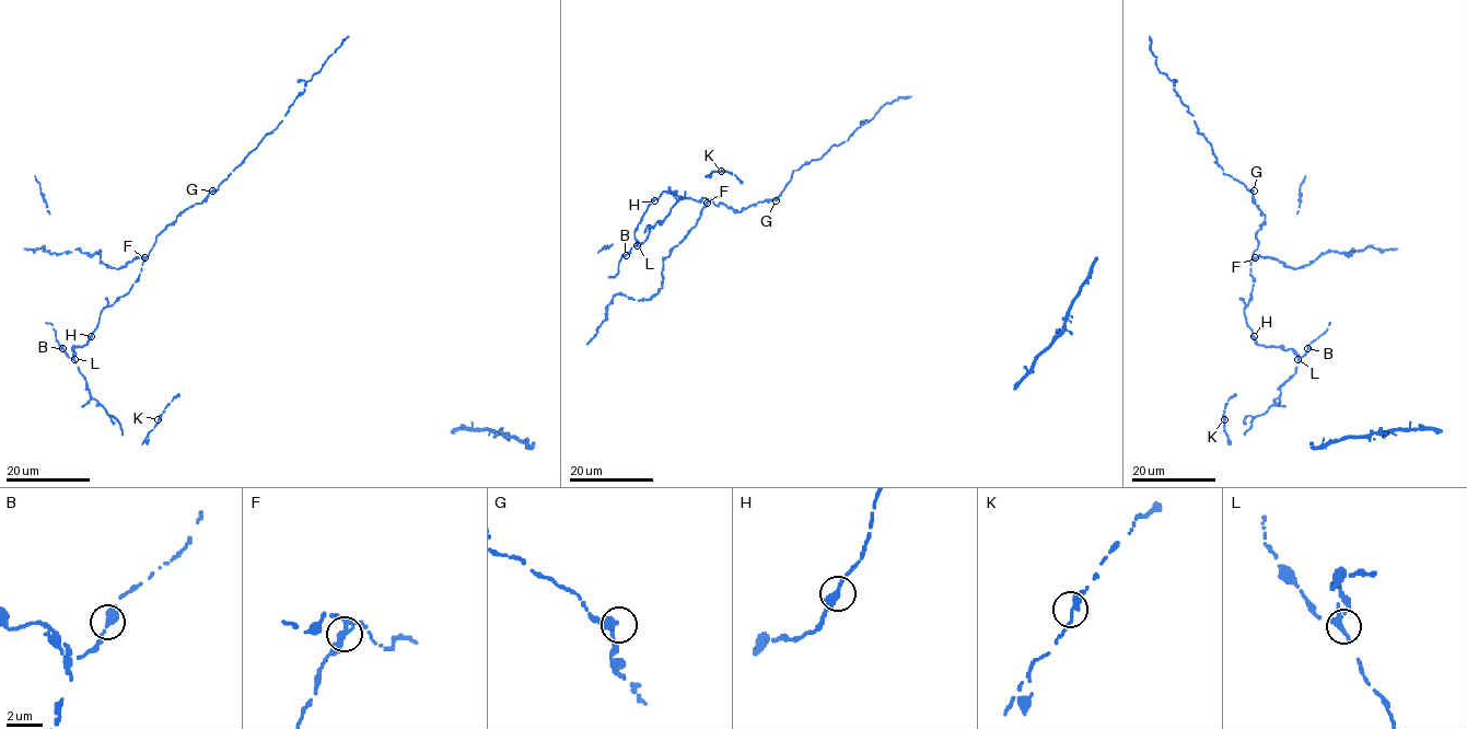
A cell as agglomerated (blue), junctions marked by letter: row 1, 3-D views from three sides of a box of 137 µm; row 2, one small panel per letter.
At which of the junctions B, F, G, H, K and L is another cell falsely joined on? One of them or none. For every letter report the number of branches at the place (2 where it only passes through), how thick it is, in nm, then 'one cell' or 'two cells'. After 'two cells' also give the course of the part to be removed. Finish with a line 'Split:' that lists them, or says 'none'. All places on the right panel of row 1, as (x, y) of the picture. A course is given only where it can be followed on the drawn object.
B: 2 branches meet; 340 nm thick; one cell
F: 2 branches meet; 340 nm thick; two cells
G: 2 branches meet; 360 nm thick; one cell
H: 2 branches meet; 360 nm thick; one cell
K: 2 branches meet; 360 nm thick; one cell
L: 2 branches meet; 320 nm thick; one cell
Split: F

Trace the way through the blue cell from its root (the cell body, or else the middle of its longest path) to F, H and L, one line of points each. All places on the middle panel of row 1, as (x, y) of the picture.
F: (664, 219), (636, 245), (633, 231), (662, 192), (697, 201), (706, 197), (707, 201)
H: (664, 219), (651, 228), (648, 238), (636, 245), (633, 231), (654, 200)
L: (664, 219), (651, 228), (648, 238), (637, 245)

